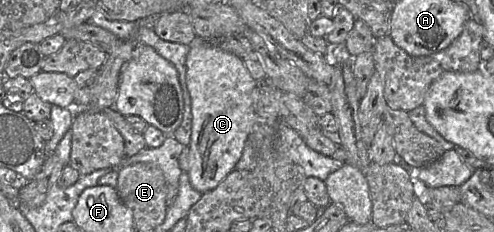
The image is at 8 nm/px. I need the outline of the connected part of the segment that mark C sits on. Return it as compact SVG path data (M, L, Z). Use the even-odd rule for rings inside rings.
M196 36L186 59L186 83L191 97L192 133L189 179L201 193L214 189L242 156L255 121L252 92L259 84L247 70L243 59L208 44Z

